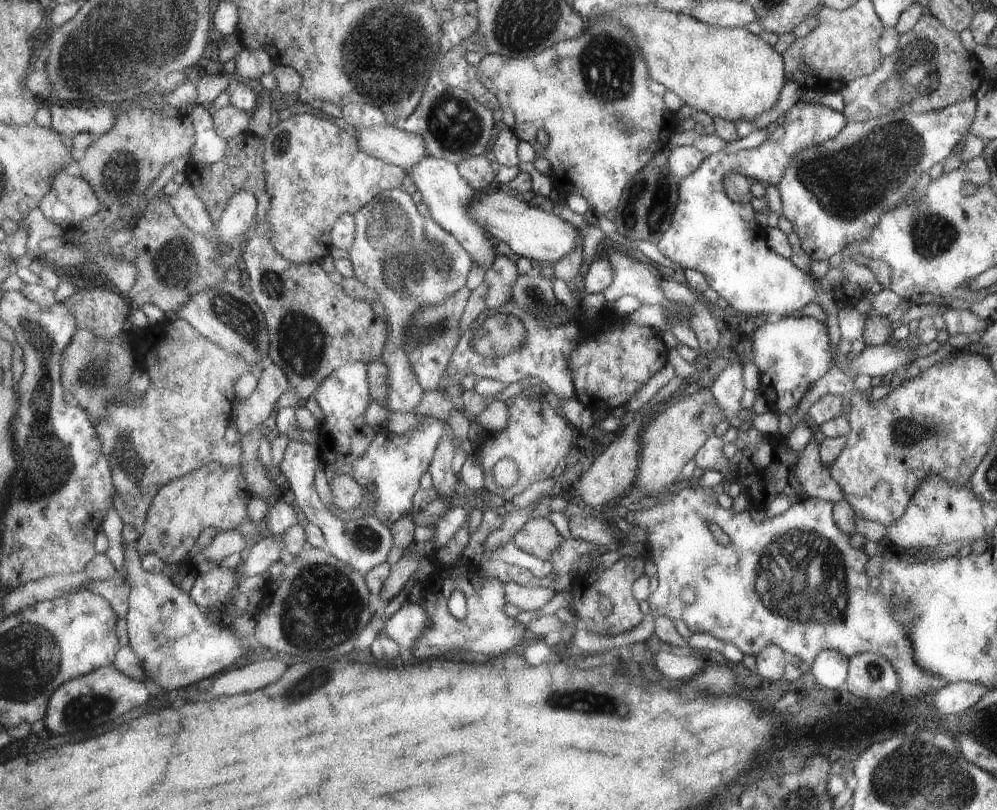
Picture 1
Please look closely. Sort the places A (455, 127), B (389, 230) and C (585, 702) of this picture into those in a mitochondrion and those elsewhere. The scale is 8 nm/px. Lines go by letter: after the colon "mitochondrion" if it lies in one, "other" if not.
A: mitochondrion
B: mitochondrion
C: mitochondrion

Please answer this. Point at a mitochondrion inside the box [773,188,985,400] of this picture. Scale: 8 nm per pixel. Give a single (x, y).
(932, 234)

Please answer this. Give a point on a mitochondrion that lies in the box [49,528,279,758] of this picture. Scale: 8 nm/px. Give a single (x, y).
(75, 709)

